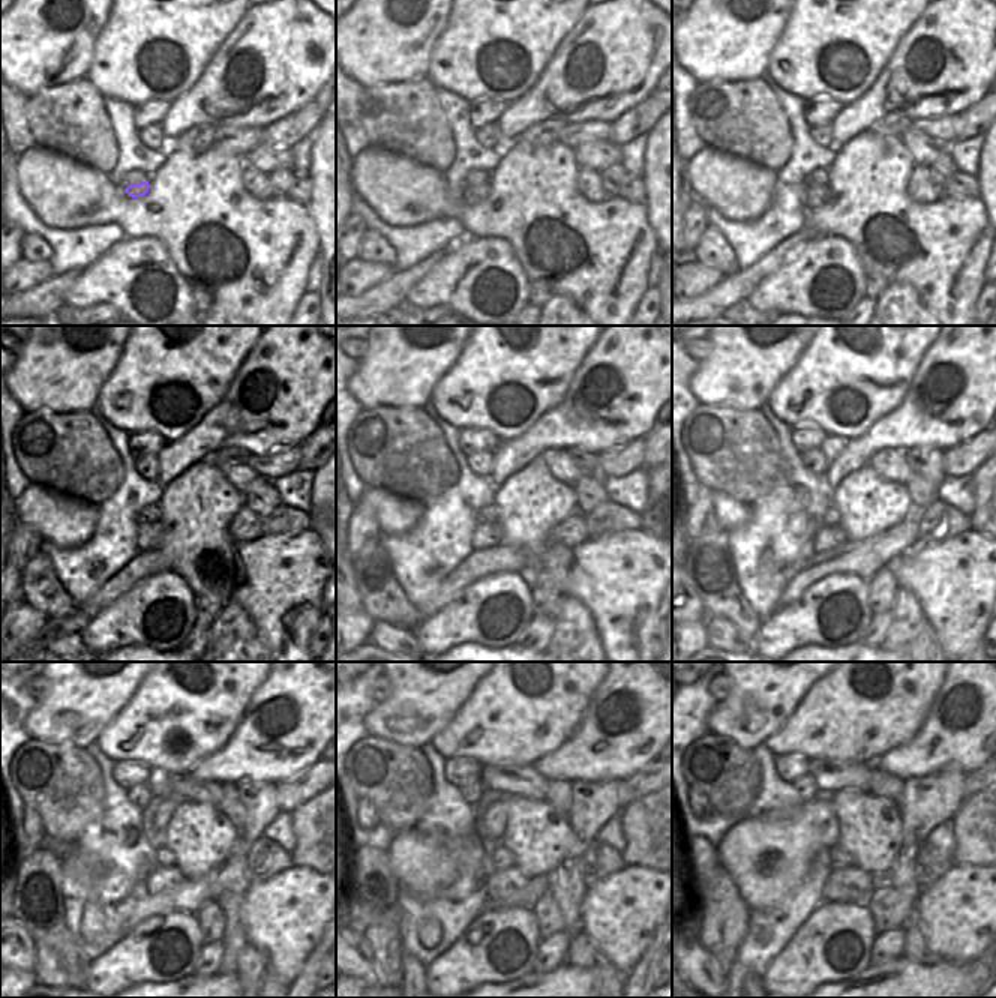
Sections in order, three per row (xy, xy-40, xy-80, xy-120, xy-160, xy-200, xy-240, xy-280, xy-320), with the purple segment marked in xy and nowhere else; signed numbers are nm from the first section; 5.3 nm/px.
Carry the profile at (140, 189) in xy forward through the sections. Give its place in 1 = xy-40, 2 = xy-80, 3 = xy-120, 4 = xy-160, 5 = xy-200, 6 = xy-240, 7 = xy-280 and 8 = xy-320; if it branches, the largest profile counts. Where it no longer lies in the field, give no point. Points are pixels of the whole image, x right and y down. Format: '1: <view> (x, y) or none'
1: xy-40 (473, 194)
2: xy-80 (815, 197)
3: xy-120 (149, 536)
4: xy-160 (485, 536)
5: xy-200 (827, 538)
6: xy-240 (164, 877)
7: xy-280 (503, 883)
8: xy-320 (852, 886)

